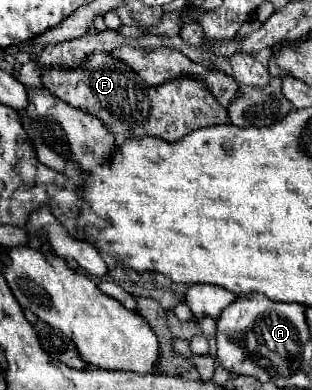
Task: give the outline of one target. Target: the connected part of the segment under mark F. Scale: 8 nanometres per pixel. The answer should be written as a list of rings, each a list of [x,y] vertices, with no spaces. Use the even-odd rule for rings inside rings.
[[[93,53],[77,69],[43,71],[45,87],[59,99],[79,107],[103,121],[115,135],[159,137],[175,143],[195,129],[209,125],[229,125],[227,109],[209,93],[205,81],[197,77],[177,77],[159,87],[149,87],[137,73],[109,53]]]

